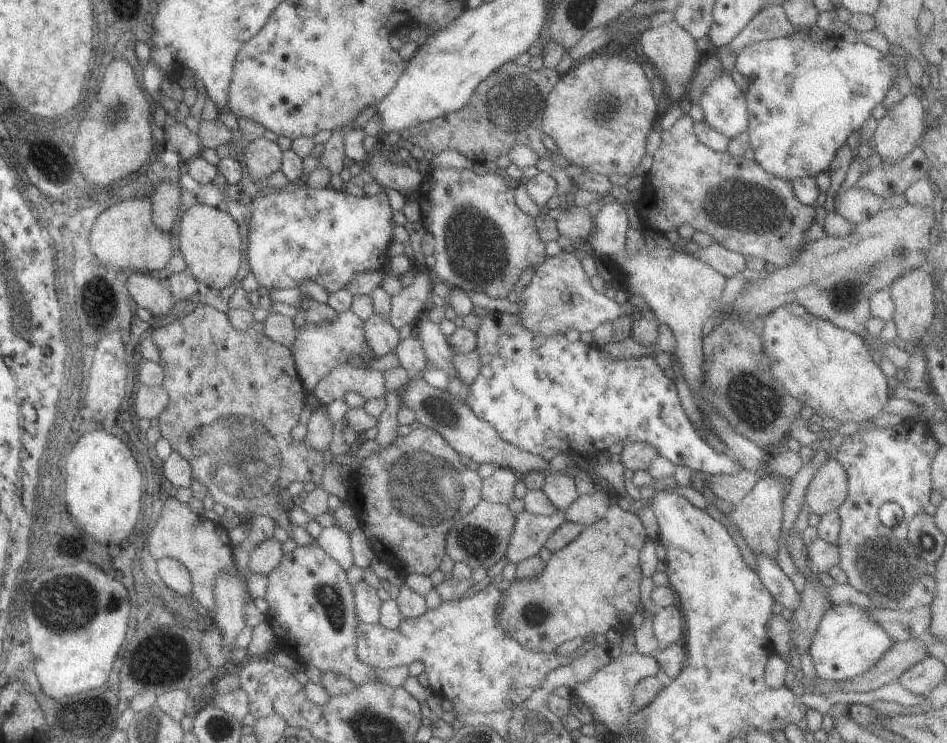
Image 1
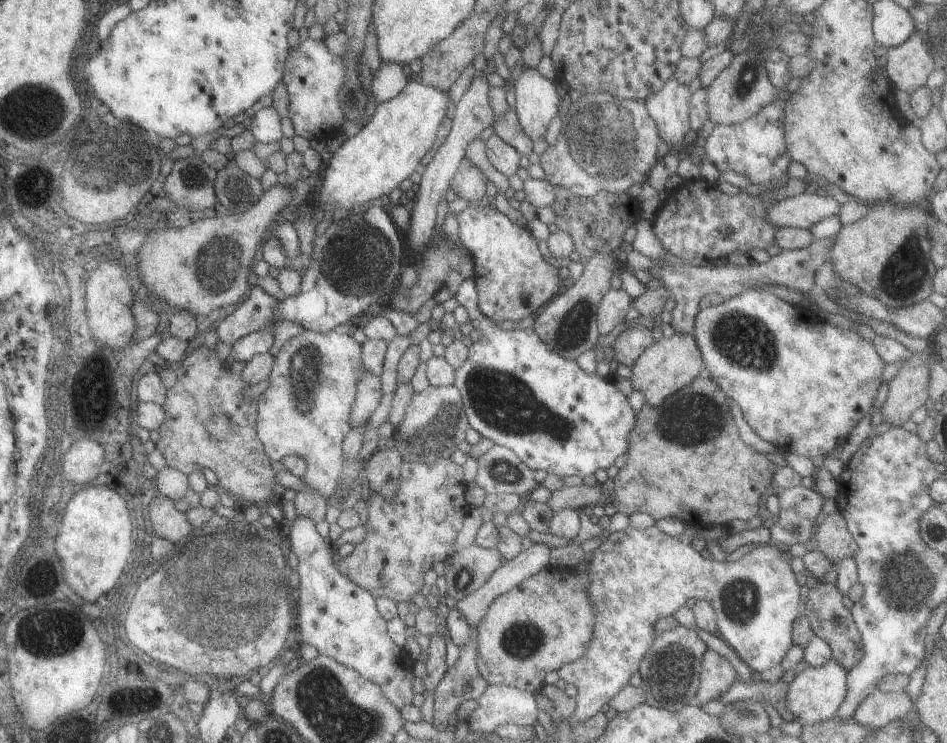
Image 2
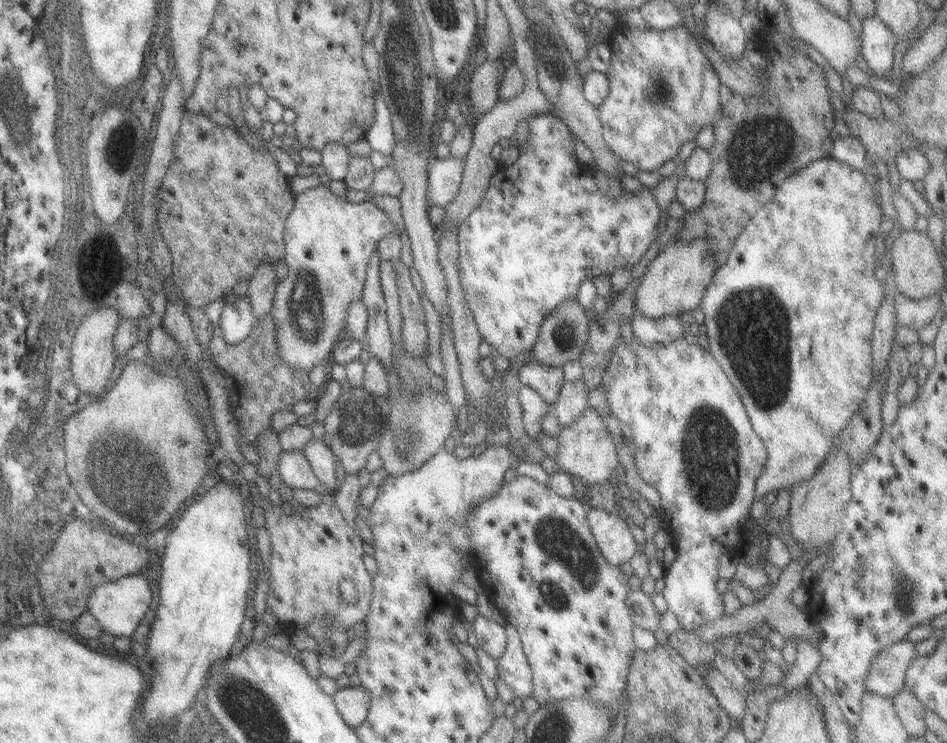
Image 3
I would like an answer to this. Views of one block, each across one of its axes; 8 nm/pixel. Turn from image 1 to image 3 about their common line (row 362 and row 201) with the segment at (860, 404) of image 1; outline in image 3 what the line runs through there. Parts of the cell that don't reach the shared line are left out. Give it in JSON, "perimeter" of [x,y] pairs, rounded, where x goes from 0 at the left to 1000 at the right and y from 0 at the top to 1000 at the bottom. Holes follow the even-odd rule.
{"perimeter":[[[876,211],[851,221],[846,229],[829,240],[817,256],[814,269],[808,272],[801,280],[801,284],[787,300],[768,339],[767,351],[761,358],[757,358],[752,369],[751,380],[747,381],[744,393],[739,401],[737,415],[740,415],[743,423],[741,437],[747,451],[749,475],[761,494],[772,521],[782,536],[793,577],[808,600],[809,619],[806,634],[797,647],[796,674],[804,672],[811,662],[820,662],[828,657],[833,658],[838,651],[856,643],[859,637],[867,629],[867,623],[871,620],[873,612],[878,610],[883,588],[897,569],[897,564],[901,559],[905,559],[905,553],[911,542],[913,526],[920,518],[922,497],[919,455],[921,454],[924,421],[933,402],[931,382],[924,376],[923,370],[923,365],[926,362],[927,343],[924,341],[922,327],[928,316],[931,295],[931,284],[924,273],[924,258],[922,258],[919,248],[913,242],[912,233],[908,229],[898,226],[898,223],[884,218]],[[799,458],[804,458],[801,493],[799,493]]]}

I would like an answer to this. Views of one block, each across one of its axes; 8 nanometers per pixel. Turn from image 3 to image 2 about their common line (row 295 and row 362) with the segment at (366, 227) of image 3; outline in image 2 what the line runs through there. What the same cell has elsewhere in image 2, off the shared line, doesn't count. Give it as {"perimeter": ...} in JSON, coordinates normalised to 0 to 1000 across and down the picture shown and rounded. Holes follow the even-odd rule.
{"perimeter":[[[319,443],[316,450],[308,452],[304,459],[301,459],[299,467],[295,470],[295,474],[290,476],[288,482],[288,490],[282,509],[282,522],[271,534],[271,546],[269,549],[270,555],[270,568],[268,569],[269,581],[273,595],[276,595],[280,611],[285,616],[286,620],[295,620],[299,614],[312,611],[317,616],[320,616],[323,622],[323,630],[320,639],[317,641],[319,650],[331,659],[335,659],[341,670],[345,672],[358,654],[366,657],[370,662],[370,655],[373,647],[376,646],[378,641],[378,634],[381,630],[381,623],[376,619],[364,619],[362,616],[360,594],[364,590],[364,585],[369,581],[369,557],[371,552],[371,545],[373,544],[375,536],[375,520],[377,520],[377,503],[379,498],[382,498],[381,483],[380,483],[380,463],[373,456],[373,454],[366,450],[358,450],[354,444],[348,444],[347,447],[336,448],[324,443]]]}

